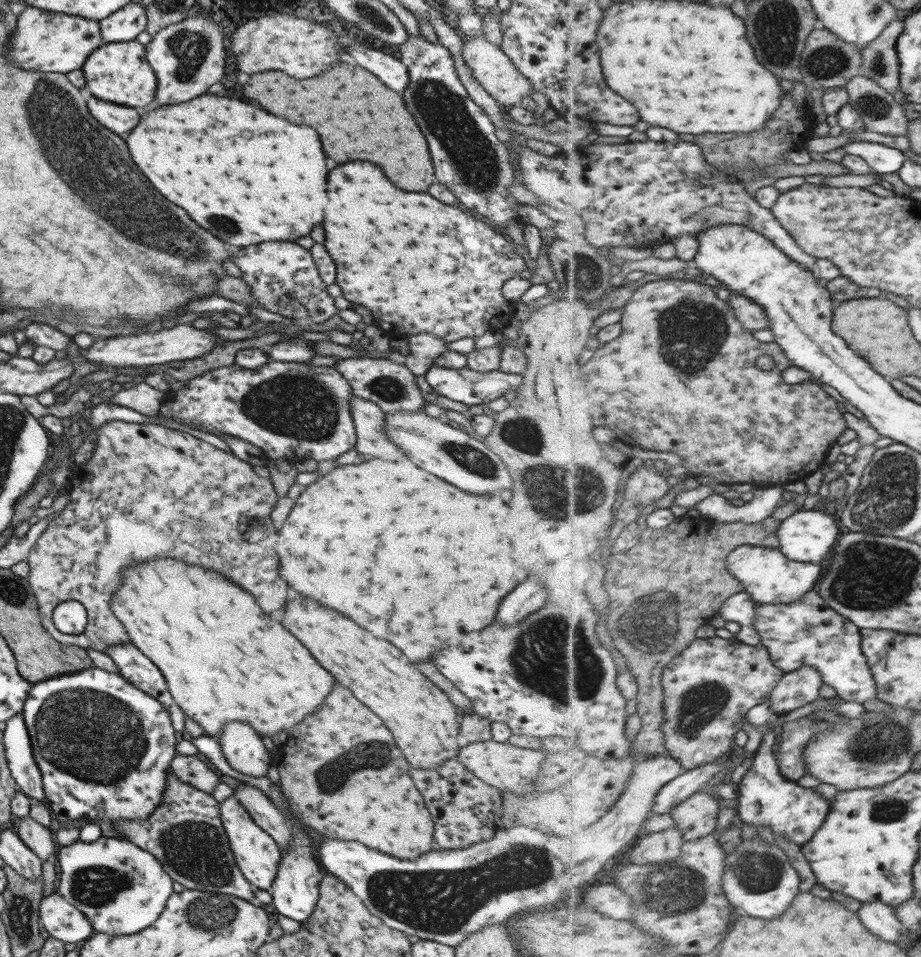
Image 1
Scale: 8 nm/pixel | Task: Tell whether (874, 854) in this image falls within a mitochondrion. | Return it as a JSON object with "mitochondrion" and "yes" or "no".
{"mitochondrion":"no"}

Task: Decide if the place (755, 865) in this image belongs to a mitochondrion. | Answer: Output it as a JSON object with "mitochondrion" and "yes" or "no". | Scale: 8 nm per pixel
{"mitochondrion":"yes"}

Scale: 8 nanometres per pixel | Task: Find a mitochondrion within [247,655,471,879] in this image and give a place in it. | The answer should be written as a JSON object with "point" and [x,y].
{"point":[375,754]}

